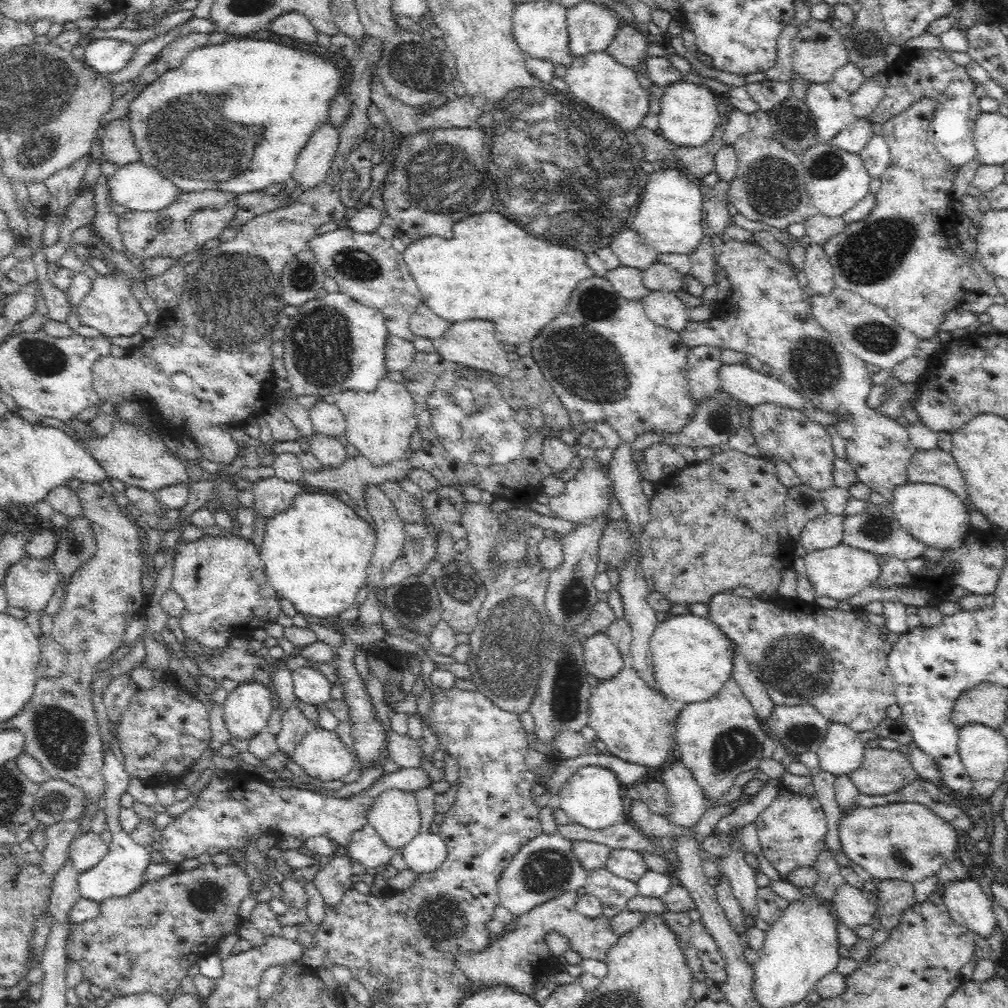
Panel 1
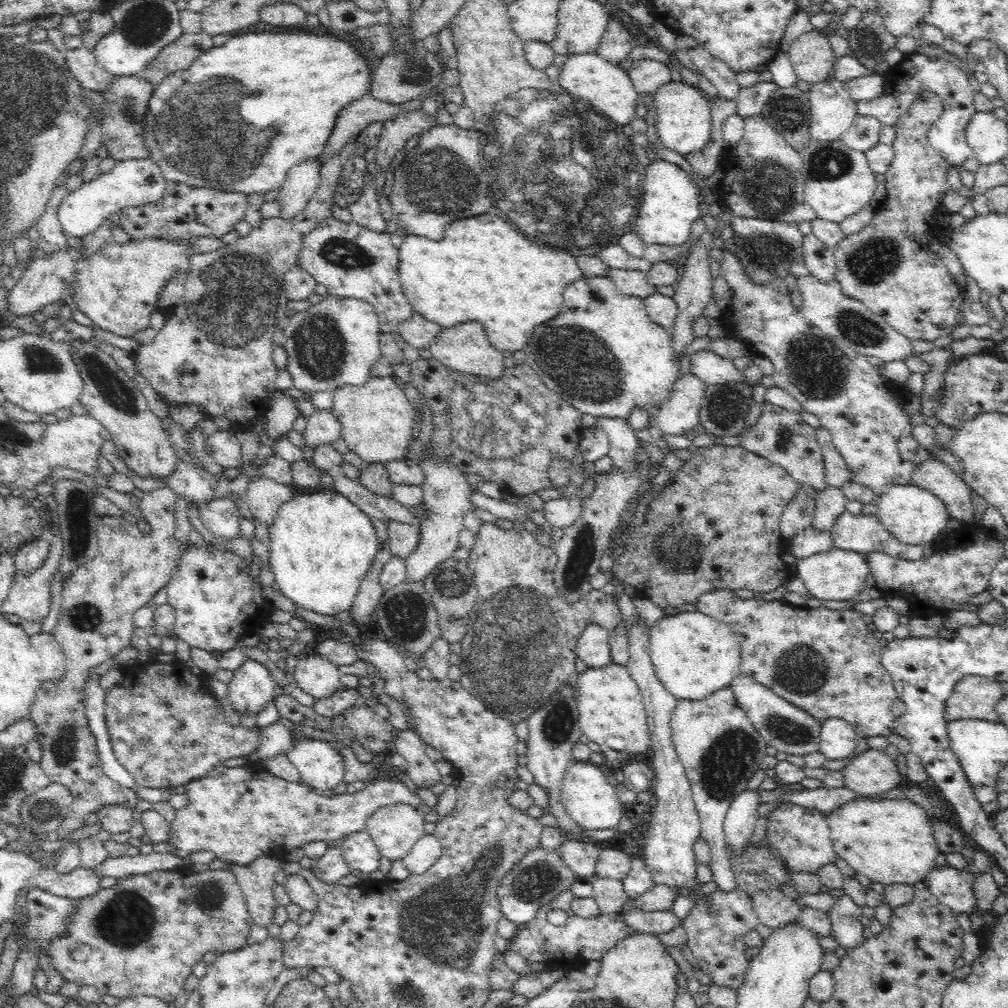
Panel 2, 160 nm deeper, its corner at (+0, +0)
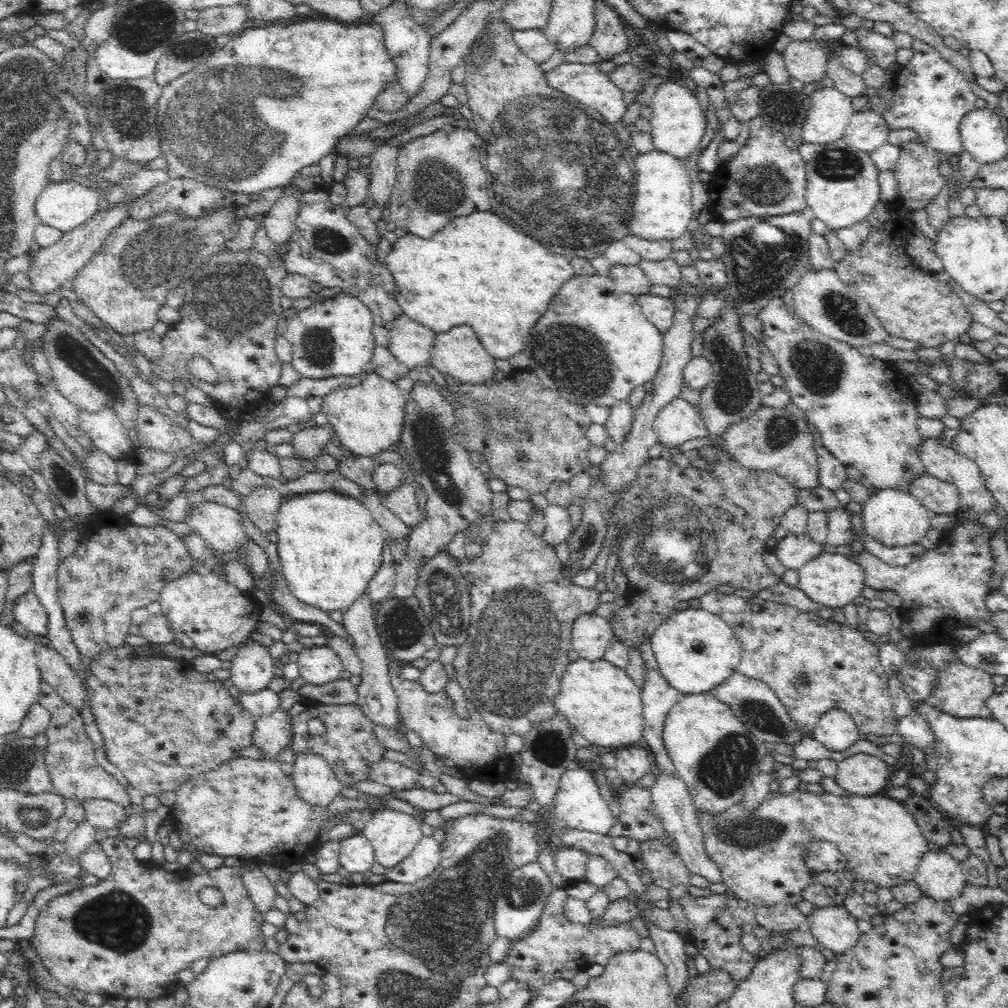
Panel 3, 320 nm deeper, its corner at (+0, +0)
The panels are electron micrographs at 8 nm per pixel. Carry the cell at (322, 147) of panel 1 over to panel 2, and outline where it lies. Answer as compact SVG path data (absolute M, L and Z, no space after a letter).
M306 159L295 164L287 172L287 177L278 190L276 201L280 206L278 218L290 221L299 216L306 208L307 202L314 196L320 184L320 163L314 159Z

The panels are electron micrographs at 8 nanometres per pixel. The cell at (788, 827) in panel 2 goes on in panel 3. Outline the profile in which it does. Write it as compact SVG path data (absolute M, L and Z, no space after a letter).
M829 841L814 842L803 859L814 874L826 871L838 873L847 868L847 858Z

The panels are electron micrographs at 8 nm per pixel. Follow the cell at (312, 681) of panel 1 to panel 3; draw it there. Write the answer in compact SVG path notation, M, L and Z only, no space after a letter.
M314 645L304 648L299 653L297 661L299 676L308 684L328 684L340 678L340 672L345 670L341 658L327 645Z

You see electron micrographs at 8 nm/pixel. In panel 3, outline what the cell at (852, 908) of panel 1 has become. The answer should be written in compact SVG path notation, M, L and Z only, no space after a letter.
M842 906L814 908L806 920L820 949L830 949L836 955L852 949L861 935L856 927L856 918Z

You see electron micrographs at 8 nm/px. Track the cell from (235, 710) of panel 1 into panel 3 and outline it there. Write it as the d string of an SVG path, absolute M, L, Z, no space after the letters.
M250 640L238 648L231 660L231 679L242 692L256 692L268 686L275 677L274 667L278 663L270 656L269 647Z

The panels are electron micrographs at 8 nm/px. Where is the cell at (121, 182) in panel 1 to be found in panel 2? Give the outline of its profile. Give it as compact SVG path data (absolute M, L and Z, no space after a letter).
M151 158L116 161L110 171L84 181L79 187L66 192L66 196L56 206L56 217L64 233L82 240L88 234L94 233L113 213L119 214L124 208L160 200L166 181L161 168Z

